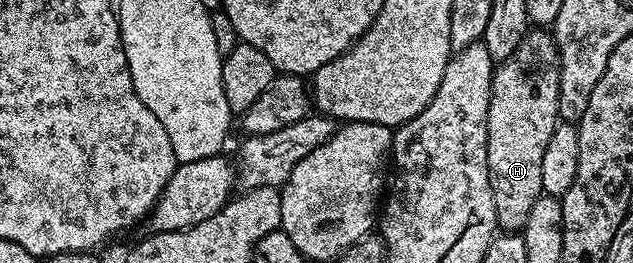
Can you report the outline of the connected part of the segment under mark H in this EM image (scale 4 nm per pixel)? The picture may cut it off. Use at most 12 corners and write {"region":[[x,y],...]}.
{"region":[[552,33],[494,69],[487,168],[497,227],[524,229],[559,121]]}

